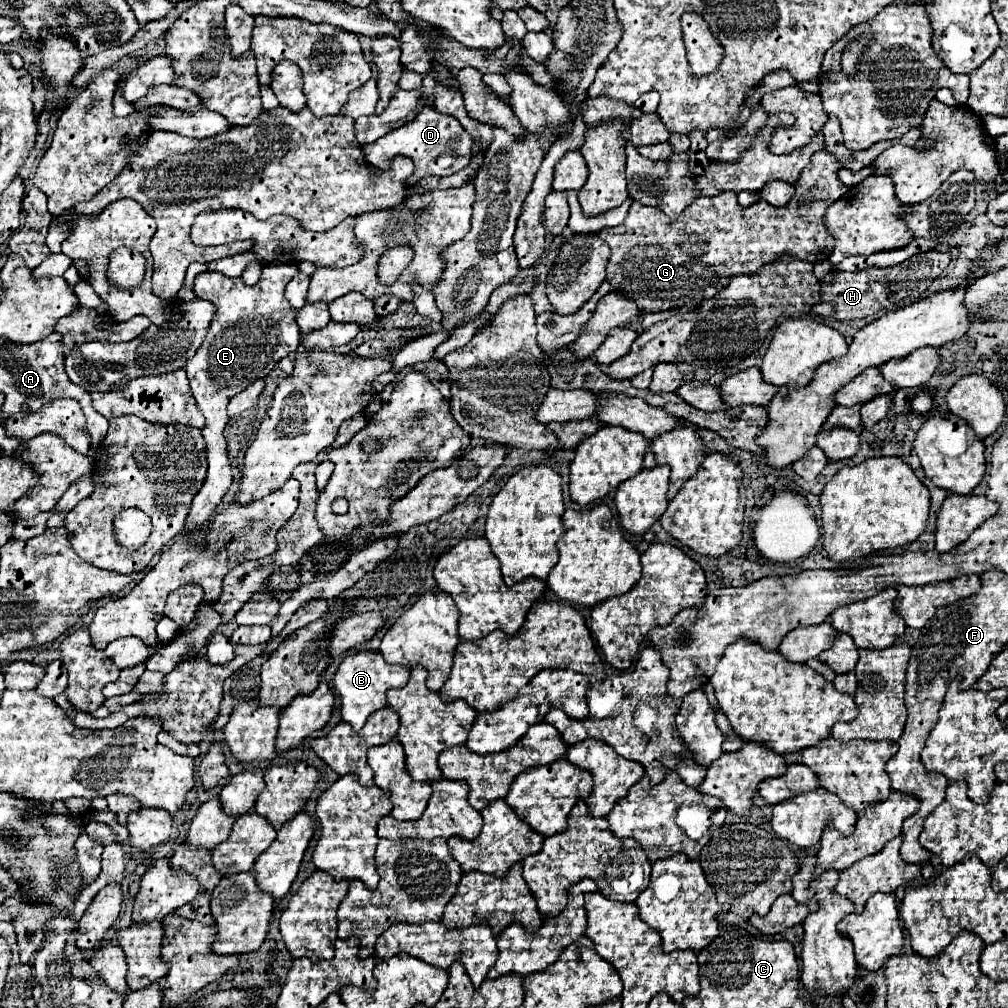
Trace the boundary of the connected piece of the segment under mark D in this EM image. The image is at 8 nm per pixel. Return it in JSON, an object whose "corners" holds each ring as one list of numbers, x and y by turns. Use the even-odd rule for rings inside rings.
{"corners":[[425,106,423,112,413,122,397,130,391,130,387,136,381,136,379,140,363,146,363,154,367,162,373,164,375,168,389,166,395,156,411,158,415,164,415,172,407,180,407,186,411,186,423,176,451,176,463,170,471,160,471,146,473,146,473,140,469,132,465,132,465,128,459,124,457,118,439,114,433,108]]}

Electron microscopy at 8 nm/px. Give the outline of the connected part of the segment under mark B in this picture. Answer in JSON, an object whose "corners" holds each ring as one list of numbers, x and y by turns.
{"corners":[[359,652,353,656,345,656,345,660,339,664,337,674,333,678,333,688,341,696,341,716,345,722,349,722,355,730,363,728,367,718,387,706,385,692,389,688,403,688,409,680,409,668,387,664,381,656,381,652]]}

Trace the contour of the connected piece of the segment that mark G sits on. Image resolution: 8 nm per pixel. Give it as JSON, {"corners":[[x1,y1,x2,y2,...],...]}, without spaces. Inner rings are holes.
{"corners":[[817,152,811,156,811,162,803,168,799,180,795,182,795,194,817,194,817,200,809,202,801,196,795,196,787,206,775,208,765,200,755,202,749,208,741,208,737,204,735,192,723,192,713,198,697,198,677,220,667,220,667,216,659,208,647,208,641,202,631,202,627,218,615,228,603,228,599,236,611,246,611,258,607,266,607,280,611,282,615,292,623,292,637,302,643,312,661,312,671,308,681,308,685,304,701,304,703,300,715,296,721,288,725,288,735,274,753,274,761,266,771,264,781,254,797,256,805,262,823,262,831,256,835,248,835,238,825,226,825,210,847,192,847,186,841,184,837,172,843,168,835,156,829,152]]}

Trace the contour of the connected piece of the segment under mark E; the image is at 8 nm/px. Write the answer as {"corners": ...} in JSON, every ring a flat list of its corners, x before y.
{"corners":[[265,264,259,282,253,284,253,286,247,286,243,282,243,278,227,278,227,276,223,276,219,272,203,272,203,274,197,274,195,276,193,290,195,290,197,298,215,304,215,316,213,316,213,320,209,324,209,330,205,334,203,344,197,348,195,356,185,366,187,376,189,376,189,382,191,382,193,398,195,398,197,406,199,406,199,410,205,416,205,428,201,432,203,432,203,438,205,438,205,444,207,444,207,462,209,462,209,470,207,470,207,478,203,482,203,488,195,496,195,500,191,504,191,512,189,512,189,516,185,520,187,534,197,532,197,530,203,532,203,534,207,532,211,514,215,512,215,508,219,506,221,498,227,494,227,490,229,490,229,486,233,482,231,464,227,460,227,442,225,442,225,436,223,436,223,428,225,428,225,424,229,420,227,410,225,410,227,402,237,392,241,392,249,384,253,384,255,380,265,378,285,356,297,352,297,348,301,344,301,332,299,332,297,322,295,322,295,314,297,312,291,308,291,304,287,304,287,298,283,294,287,282,297,272,299,272,299,268,295,264]]}

